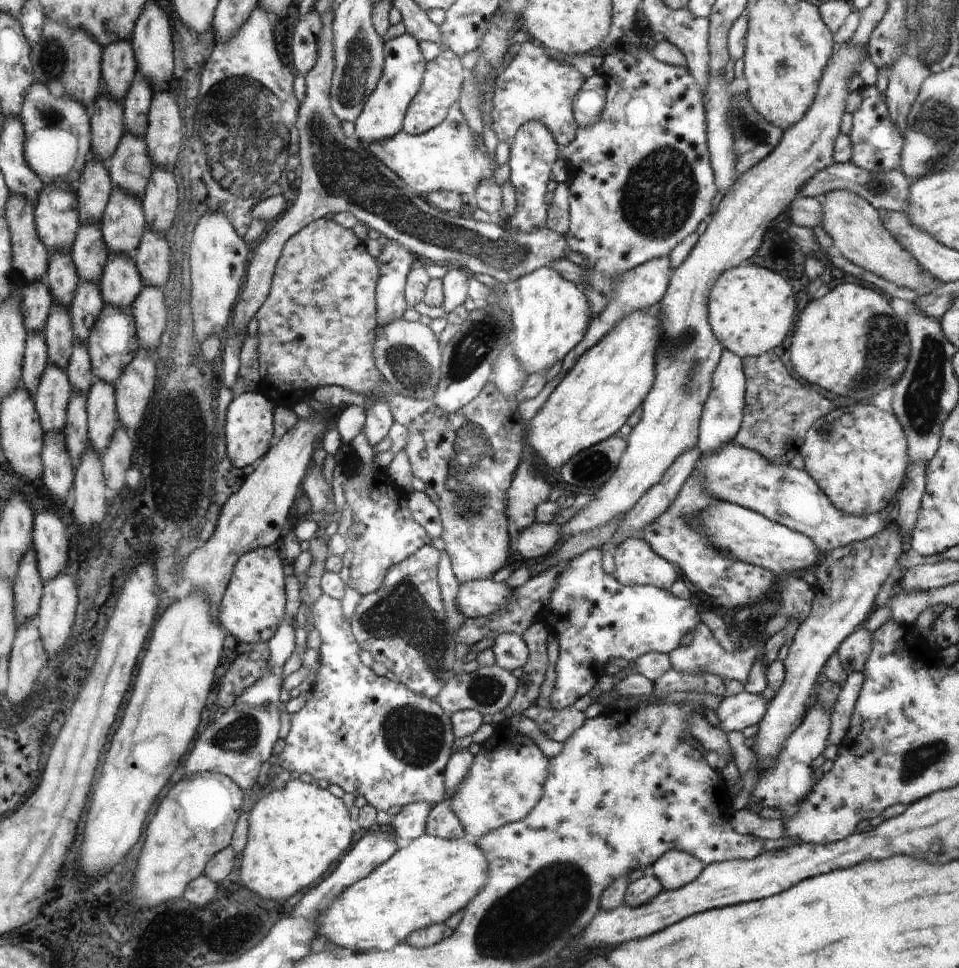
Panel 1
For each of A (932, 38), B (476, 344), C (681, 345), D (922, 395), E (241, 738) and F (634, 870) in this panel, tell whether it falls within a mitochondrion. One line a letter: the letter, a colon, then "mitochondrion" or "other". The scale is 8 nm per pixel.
A: mitochondrion
B: mitochondrion
C: mitochondrion
D: mitochondrion
E: mitochondrion
F: other

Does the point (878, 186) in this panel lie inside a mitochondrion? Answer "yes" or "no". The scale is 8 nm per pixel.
yes

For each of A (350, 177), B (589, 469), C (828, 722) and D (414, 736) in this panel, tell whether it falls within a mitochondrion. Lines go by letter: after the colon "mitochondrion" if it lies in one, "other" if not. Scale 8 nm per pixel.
A: mitochondrion
B: mitochondrion
C: other
D: mitochondrion

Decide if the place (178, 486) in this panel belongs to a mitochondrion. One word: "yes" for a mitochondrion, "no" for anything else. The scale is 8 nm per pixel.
yes

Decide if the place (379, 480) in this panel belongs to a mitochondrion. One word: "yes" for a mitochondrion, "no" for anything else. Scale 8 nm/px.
no

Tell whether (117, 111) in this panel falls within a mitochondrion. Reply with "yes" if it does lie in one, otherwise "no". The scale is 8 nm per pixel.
no

